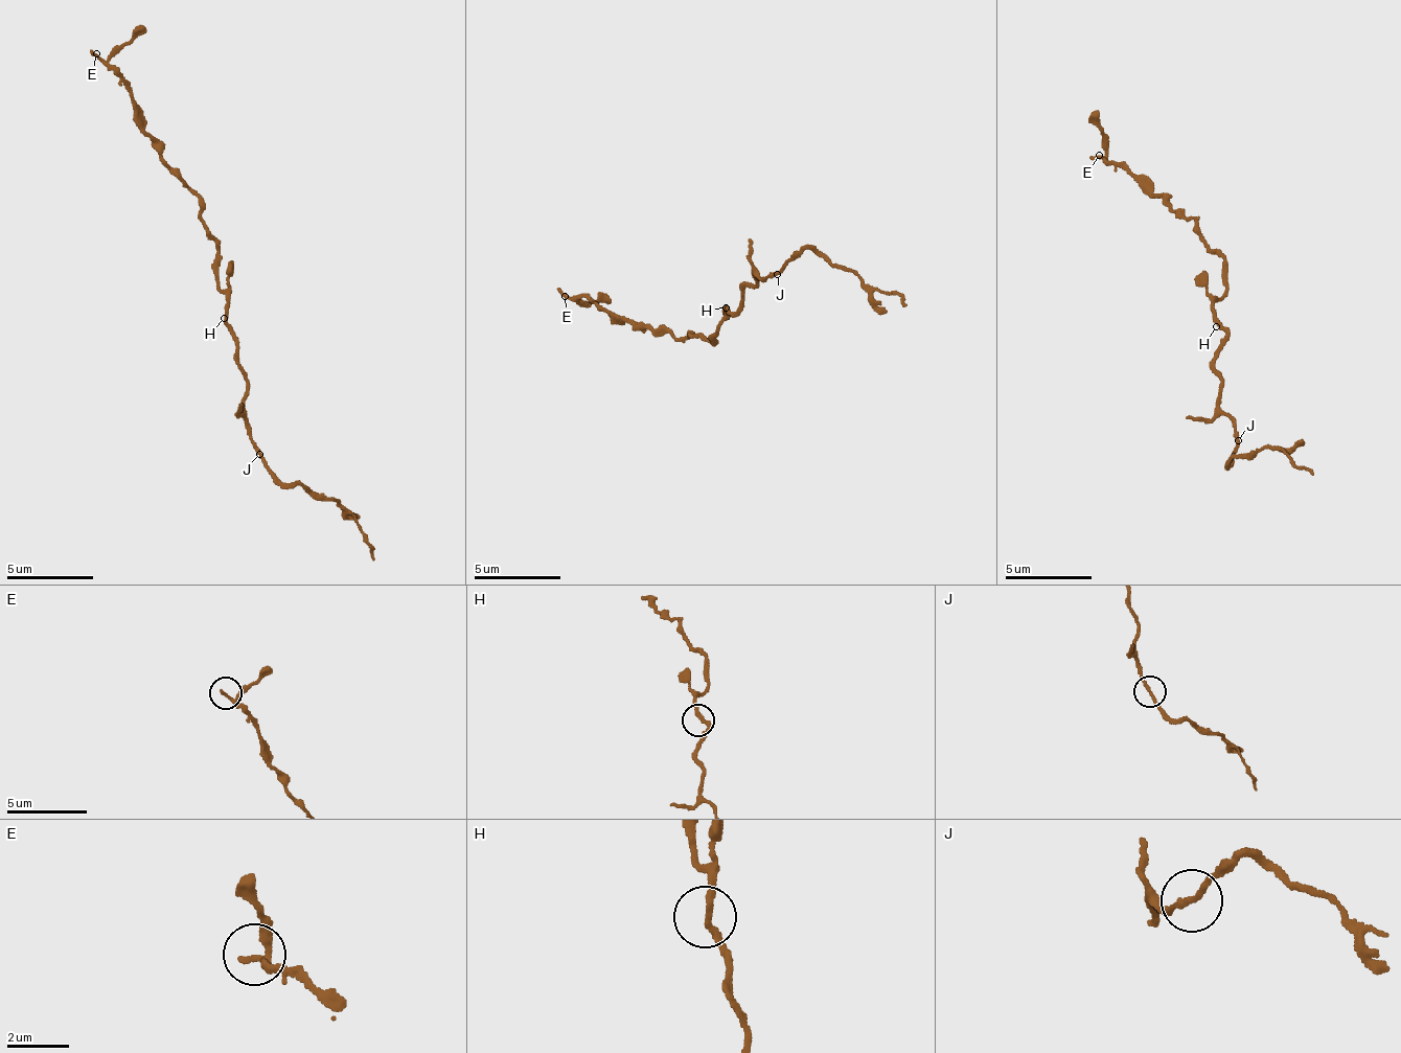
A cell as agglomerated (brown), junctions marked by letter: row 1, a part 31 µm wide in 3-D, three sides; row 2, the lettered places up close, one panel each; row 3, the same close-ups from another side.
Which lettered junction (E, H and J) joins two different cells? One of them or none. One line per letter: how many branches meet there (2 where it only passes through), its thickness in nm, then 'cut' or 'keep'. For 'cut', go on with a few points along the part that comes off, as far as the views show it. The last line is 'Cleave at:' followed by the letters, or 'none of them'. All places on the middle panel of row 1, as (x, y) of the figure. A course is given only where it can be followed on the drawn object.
E: 2 | 160 nm | keep
H: 2 | 200 nm | keep
J: 2 | 160 nm | cut | (778, 272), (794, 259), (817, 249), (906, 305)
Cleave at: J

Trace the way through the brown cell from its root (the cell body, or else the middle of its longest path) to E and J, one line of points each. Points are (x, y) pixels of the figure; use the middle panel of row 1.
E: (730, 313), (718, 324), (714, 344), (693, 335), (674, 339), (621, 318), (588, 298), (574, 301), (565, 296)
J: (730, 313), (741, 303), (744, 282), (754, 288), (753, 274), (762, 279), (778, 272)

